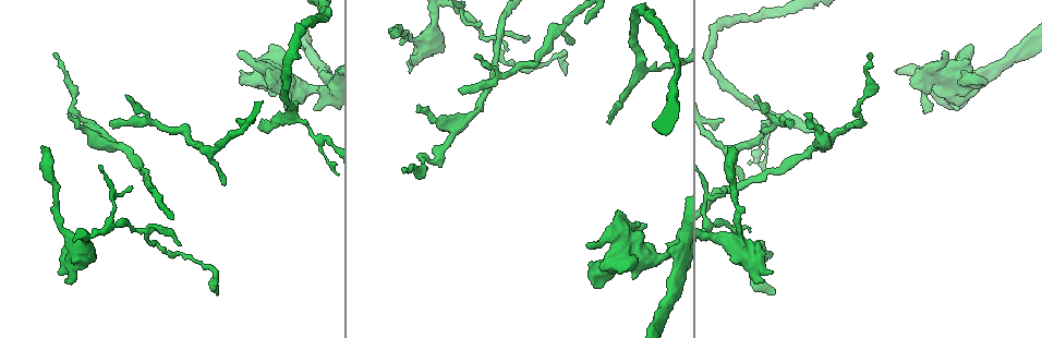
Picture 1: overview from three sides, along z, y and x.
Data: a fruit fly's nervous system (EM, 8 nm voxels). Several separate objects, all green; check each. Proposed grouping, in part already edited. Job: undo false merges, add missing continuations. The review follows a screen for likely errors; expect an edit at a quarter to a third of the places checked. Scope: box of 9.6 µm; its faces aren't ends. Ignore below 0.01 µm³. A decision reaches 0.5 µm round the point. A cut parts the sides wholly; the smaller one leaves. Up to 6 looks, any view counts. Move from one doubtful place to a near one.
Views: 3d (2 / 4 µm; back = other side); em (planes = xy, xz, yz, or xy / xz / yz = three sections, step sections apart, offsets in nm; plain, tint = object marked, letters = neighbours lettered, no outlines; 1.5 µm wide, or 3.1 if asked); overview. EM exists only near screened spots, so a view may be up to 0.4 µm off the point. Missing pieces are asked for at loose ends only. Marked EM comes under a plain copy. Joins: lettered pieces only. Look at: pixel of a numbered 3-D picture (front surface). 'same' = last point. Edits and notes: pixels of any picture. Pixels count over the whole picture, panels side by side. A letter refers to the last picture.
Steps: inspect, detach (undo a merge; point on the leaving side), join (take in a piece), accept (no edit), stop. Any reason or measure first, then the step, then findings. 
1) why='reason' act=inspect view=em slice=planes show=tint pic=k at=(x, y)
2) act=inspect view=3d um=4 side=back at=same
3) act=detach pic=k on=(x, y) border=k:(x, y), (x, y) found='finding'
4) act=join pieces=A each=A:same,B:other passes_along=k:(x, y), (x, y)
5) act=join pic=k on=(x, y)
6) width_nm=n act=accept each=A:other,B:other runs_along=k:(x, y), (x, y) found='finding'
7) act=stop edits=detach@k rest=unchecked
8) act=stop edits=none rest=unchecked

act=inspect view=em slice=planes show=letters pic=1 at=(223, 184)

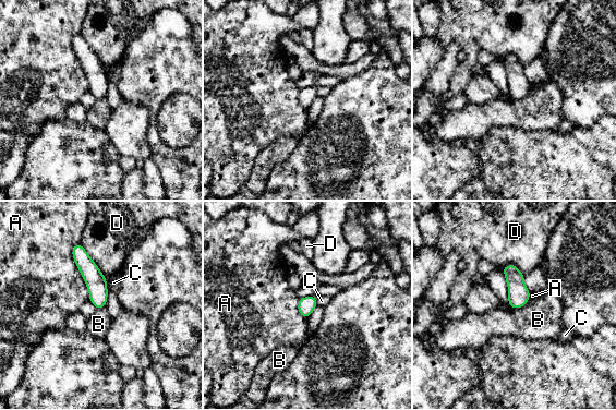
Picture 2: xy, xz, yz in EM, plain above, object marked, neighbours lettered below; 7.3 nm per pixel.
act=accept each=A:other,B:other,C:other,D:other runs_along=2:(77, 246), (96, 282), (99, 305) found='no lettered piece goes on from it'

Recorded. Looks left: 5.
why='an open end' act=inspect view=3d um=4 pic=1 at=(788, 126)

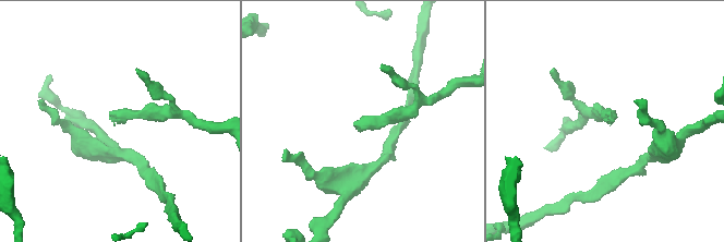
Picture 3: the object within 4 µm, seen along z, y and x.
act=inspect view=em slice=yz step=4 show=letters pic=3 at=(608, 122)

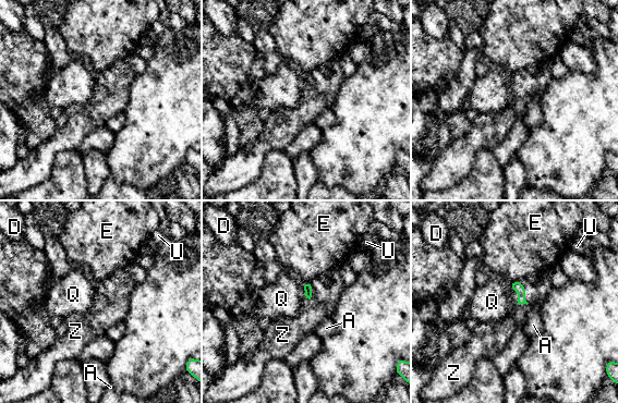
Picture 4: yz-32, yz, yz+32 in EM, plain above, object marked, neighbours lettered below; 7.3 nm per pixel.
act=inspect view=em slice=planes show=letters at=same

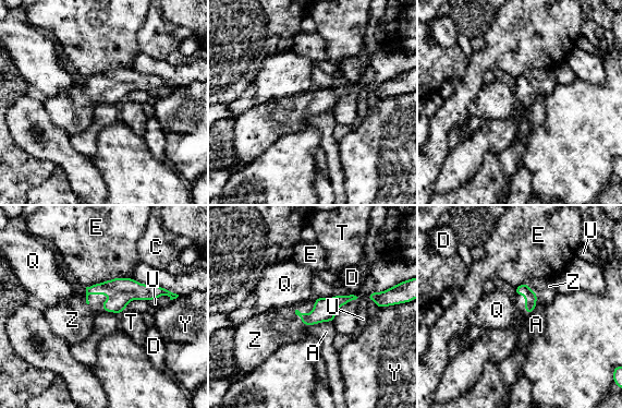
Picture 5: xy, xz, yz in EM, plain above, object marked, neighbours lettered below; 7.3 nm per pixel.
act=join pieces=Z each=A:other,C:other,D:other,E:other,Q:other,T:other,U:other,Y:other,Z:same found='the neuron continues'

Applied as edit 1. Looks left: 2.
why='end of a long branch' act=inspect view=em slice=xy step=4 show=letters pic=1 at=(393, 35)

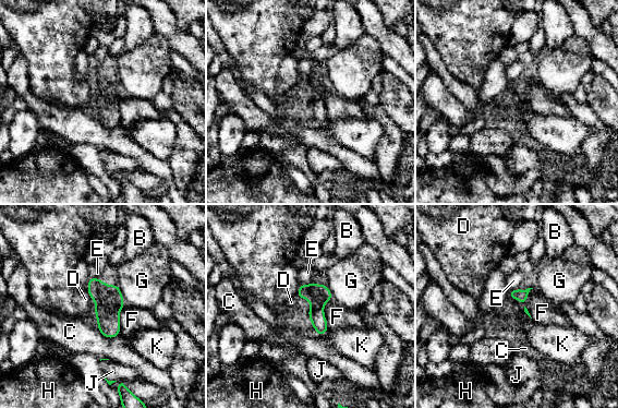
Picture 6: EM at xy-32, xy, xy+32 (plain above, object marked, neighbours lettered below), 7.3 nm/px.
longest_contact=F:240nm act=accept each=B:other,C:other,D:other,E:other,F:other,G:other,H:other,J:other,K:other found='no lettered piece goes on from it'

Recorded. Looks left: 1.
act=stop edits=join@5 rest=unchecked

